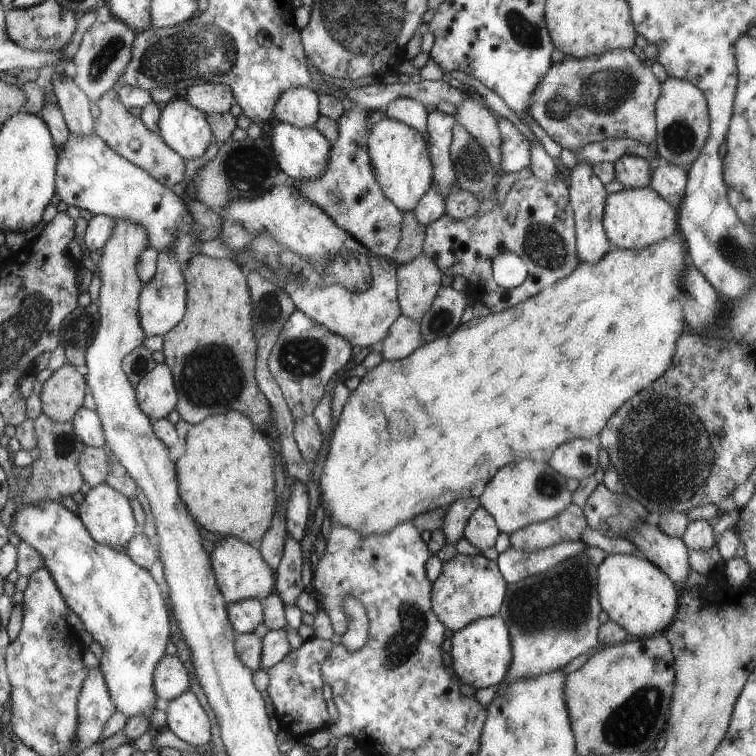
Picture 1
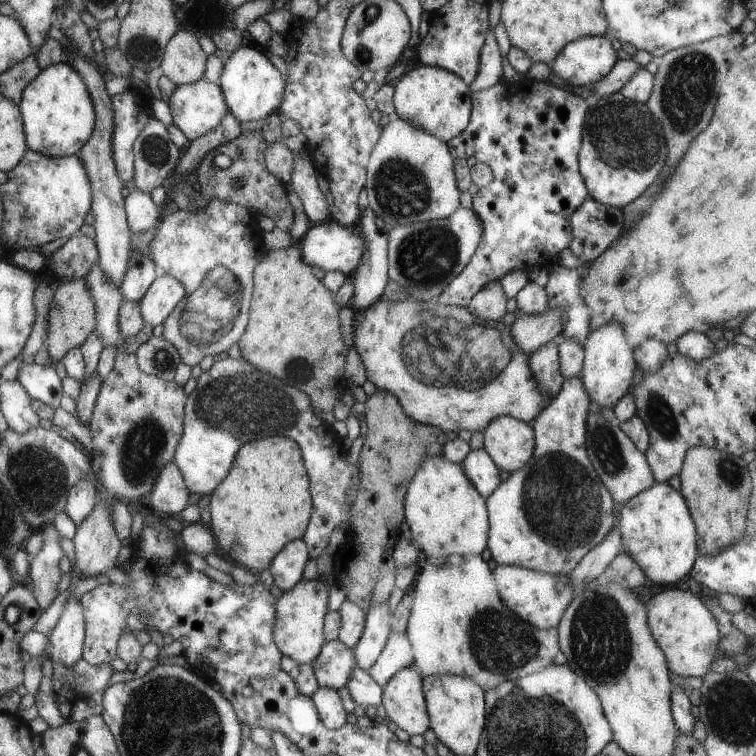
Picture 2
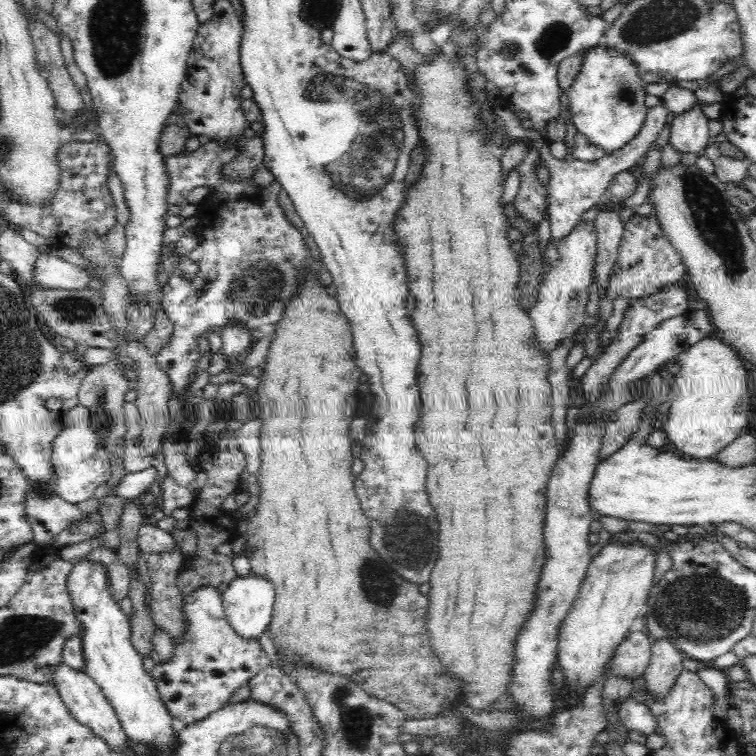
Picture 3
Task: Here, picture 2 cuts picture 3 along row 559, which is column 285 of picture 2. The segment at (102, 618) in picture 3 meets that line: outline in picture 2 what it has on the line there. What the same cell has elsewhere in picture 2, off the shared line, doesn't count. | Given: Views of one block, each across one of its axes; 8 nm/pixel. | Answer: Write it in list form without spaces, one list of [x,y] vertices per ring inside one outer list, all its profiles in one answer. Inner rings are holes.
[[[240,46],[224,62],[220,76],[220,89],[230,106],[231,115],[238,122],[266,119],[282,106],[286,90],[286,78],[275,67],[258,46]]]

